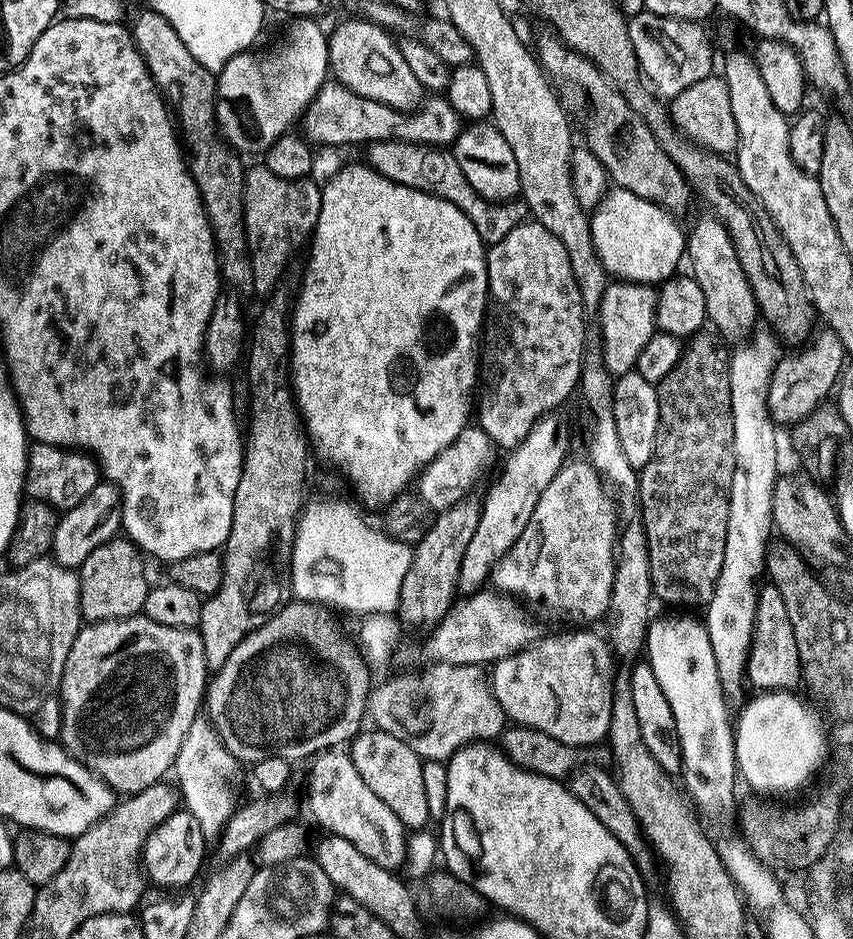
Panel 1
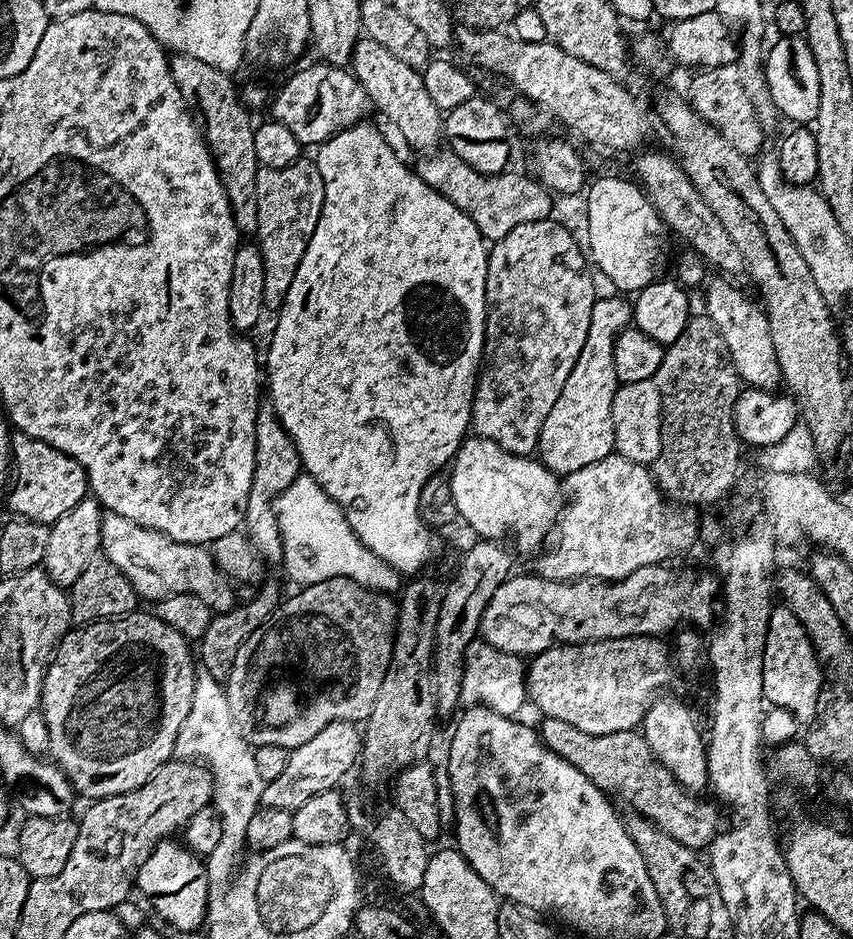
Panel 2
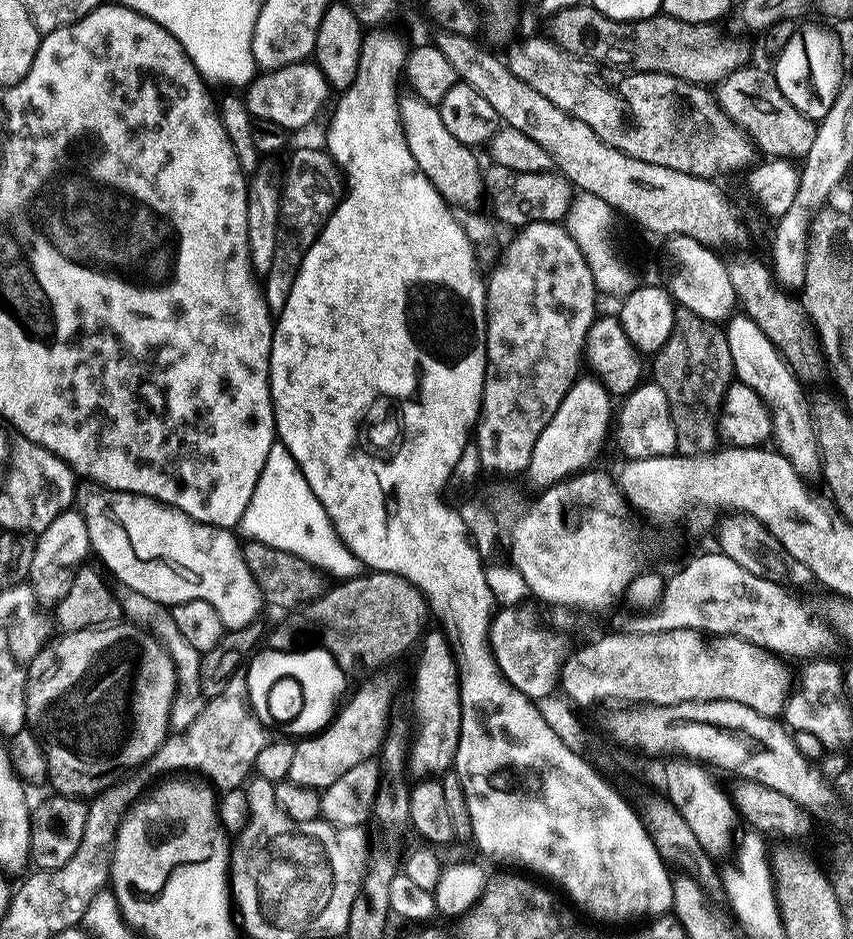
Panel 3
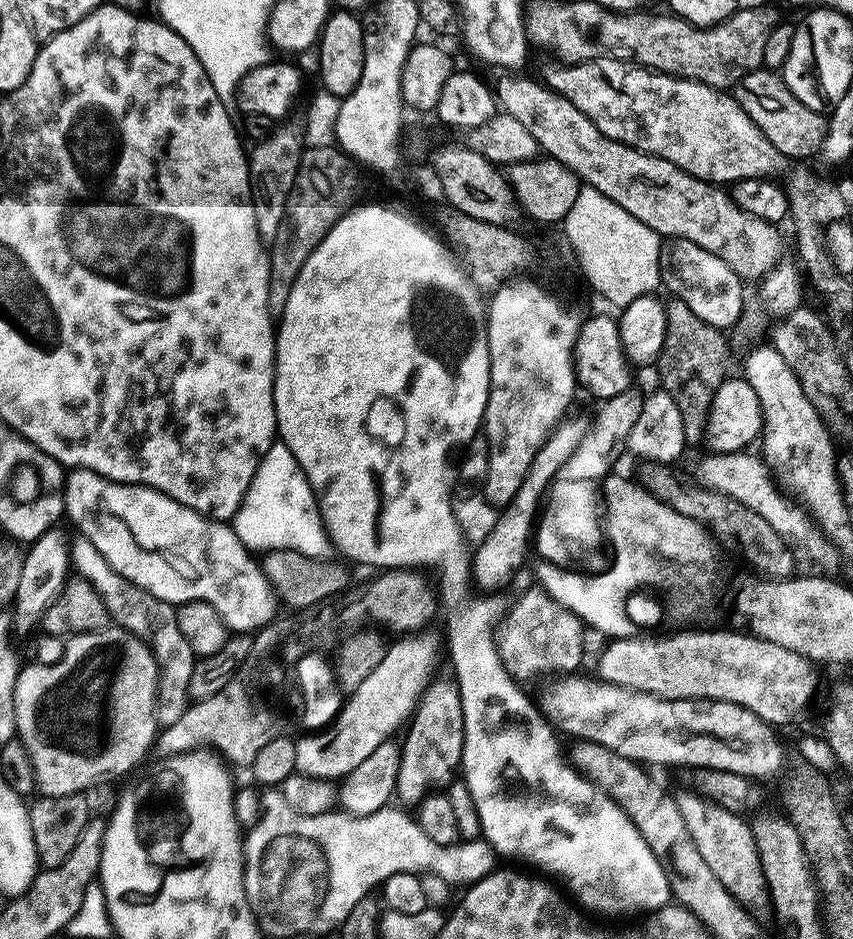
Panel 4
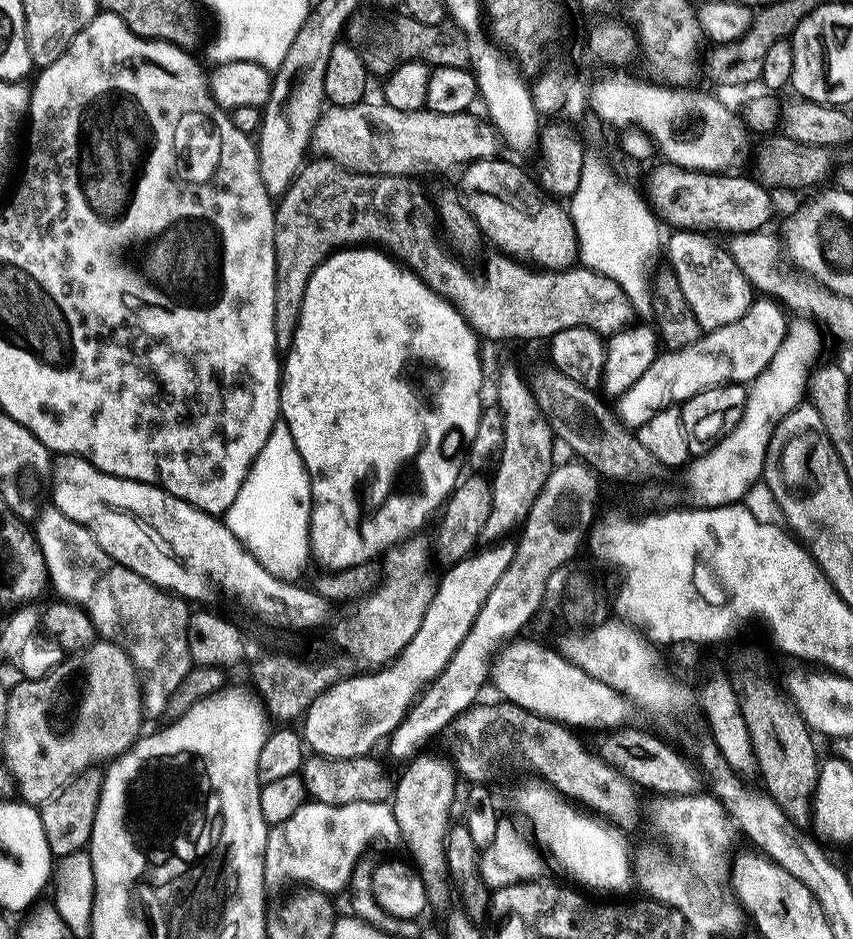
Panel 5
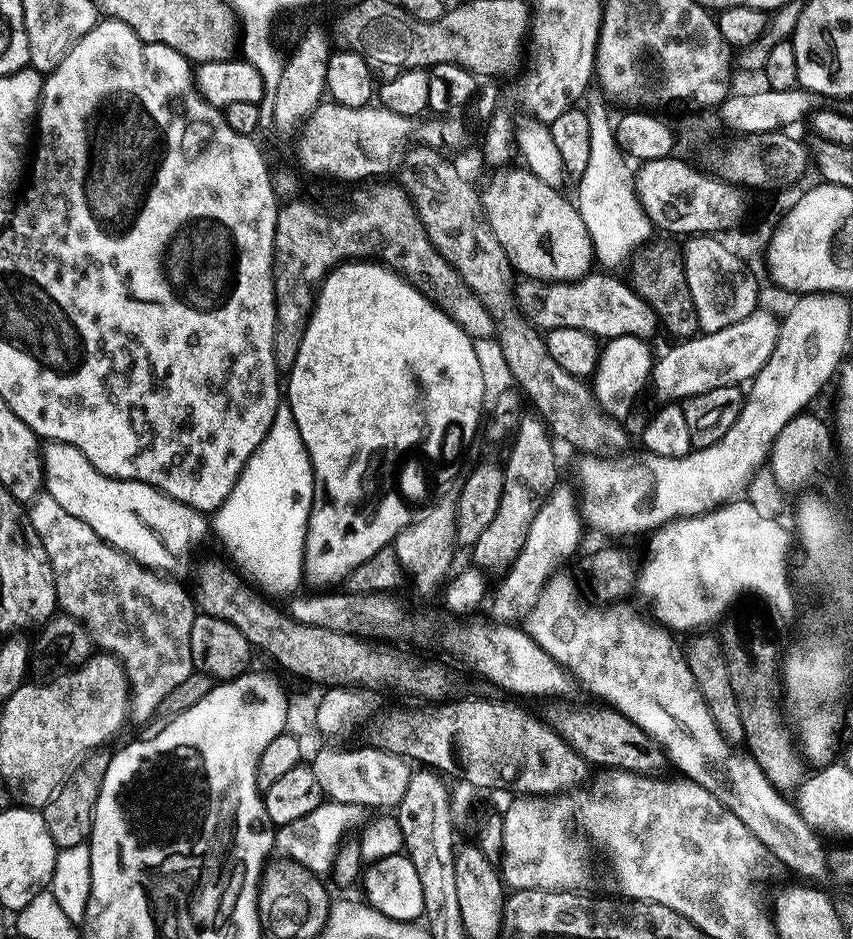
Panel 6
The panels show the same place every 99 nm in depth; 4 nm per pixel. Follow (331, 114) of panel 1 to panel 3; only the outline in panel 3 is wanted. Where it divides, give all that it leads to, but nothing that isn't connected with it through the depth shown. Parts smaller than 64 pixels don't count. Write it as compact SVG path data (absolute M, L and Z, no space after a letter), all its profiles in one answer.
M288 62L283 66L277 66L272 71L265 71L263 74L257 75L252 83L247 85L246 103L248 105L248 113L257 121L269 120L274 122L277 128L291 130L291 128L304 128L307 124L312 124L316 120L316 115L324 108L324 103L328 100L328 92L330 93L330 85L327 78L322 74L322 70L317 68L315 63Z

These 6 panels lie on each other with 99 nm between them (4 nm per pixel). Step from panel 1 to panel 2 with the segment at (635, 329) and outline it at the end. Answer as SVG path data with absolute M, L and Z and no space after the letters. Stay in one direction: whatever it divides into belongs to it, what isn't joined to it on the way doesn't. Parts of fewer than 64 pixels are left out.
M601 295L592 304L590 330L586 330L586 346L582 346L582 354L578 354L578 362L574 362L574 370L570 370L570 378L566 378L566 386L562 386L562 394L558 394L558 402L554 402L550 414L546 414L546 422L542 422L538 459L549 472L560 478L613 455L616 447L612 421L612 403L618 387L613 364L614 342L620 331L632 324L632 305L623 295L612 295L616 296Z

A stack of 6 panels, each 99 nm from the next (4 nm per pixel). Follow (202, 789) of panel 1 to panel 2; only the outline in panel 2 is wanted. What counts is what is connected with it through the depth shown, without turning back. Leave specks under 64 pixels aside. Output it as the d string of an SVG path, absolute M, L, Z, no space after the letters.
M208 674L208 684L200 684L195 676L194 696L190 713L178 730L173 757L179 760L203 762L213 778L213 807L219 817L221 836L211 852L209 861L220 866L245 847L248 824L260 808L266 781L260 775L255 751L242 738L236 717L230 710L228 696L221 681Z

